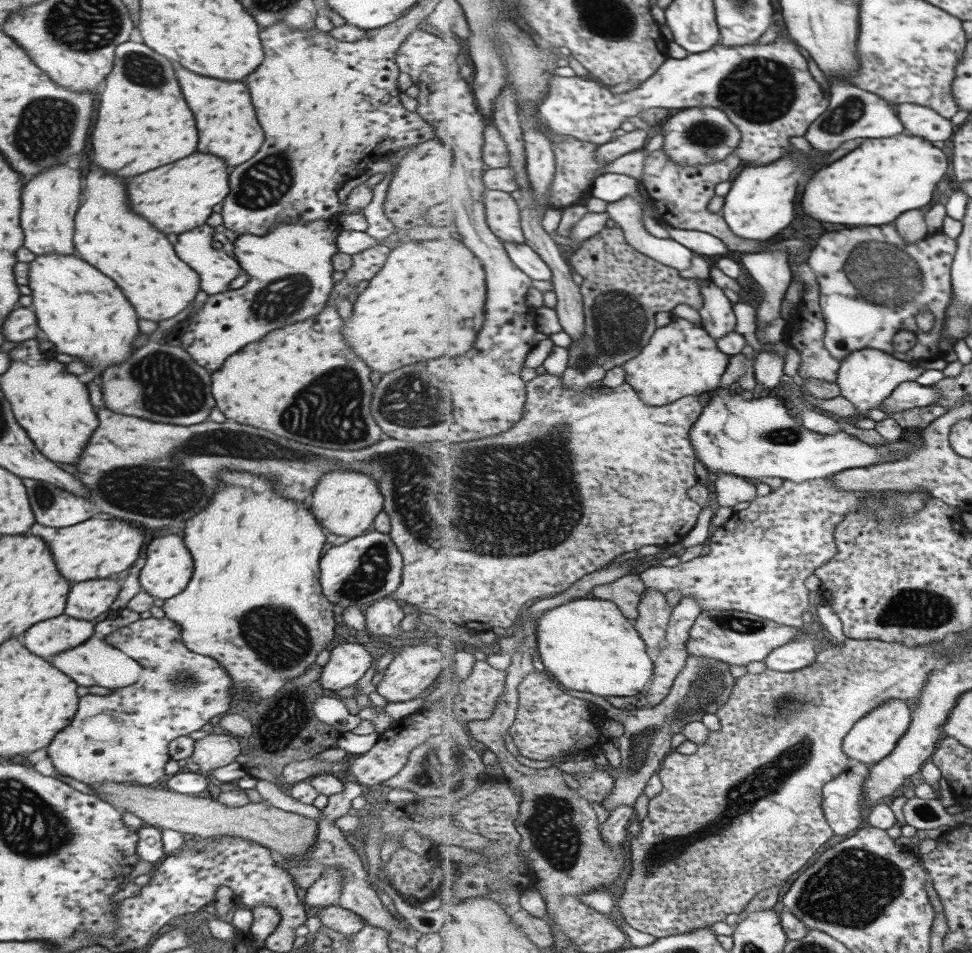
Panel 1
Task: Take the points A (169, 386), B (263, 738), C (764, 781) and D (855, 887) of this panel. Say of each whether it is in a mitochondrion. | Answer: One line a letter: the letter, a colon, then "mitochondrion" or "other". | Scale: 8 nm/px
A: mitochondrion
B: other
C: mitochondrion
D: mitochondrion

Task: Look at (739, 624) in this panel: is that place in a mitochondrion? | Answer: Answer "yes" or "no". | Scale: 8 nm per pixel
yes

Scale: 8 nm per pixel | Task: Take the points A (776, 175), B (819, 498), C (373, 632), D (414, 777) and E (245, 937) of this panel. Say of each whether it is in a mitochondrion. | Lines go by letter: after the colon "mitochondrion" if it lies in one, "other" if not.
A: other
B: other
C: other
D: mitochondrion
E: other

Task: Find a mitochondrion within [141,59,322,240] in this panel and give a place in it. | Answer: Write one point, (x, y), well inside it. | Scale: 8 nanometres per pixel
(264, 183)

